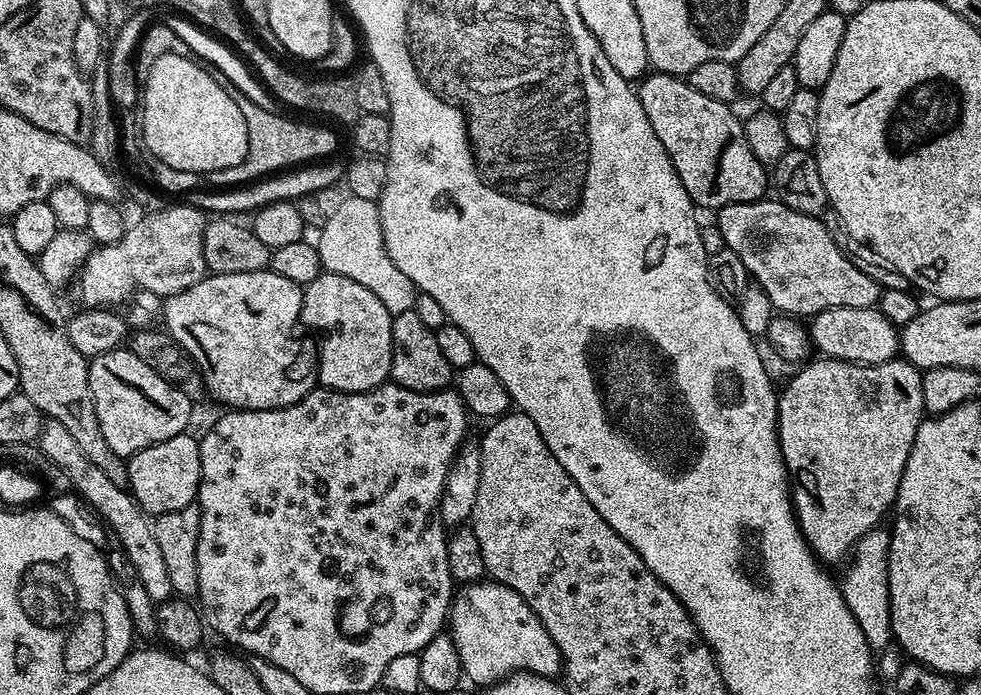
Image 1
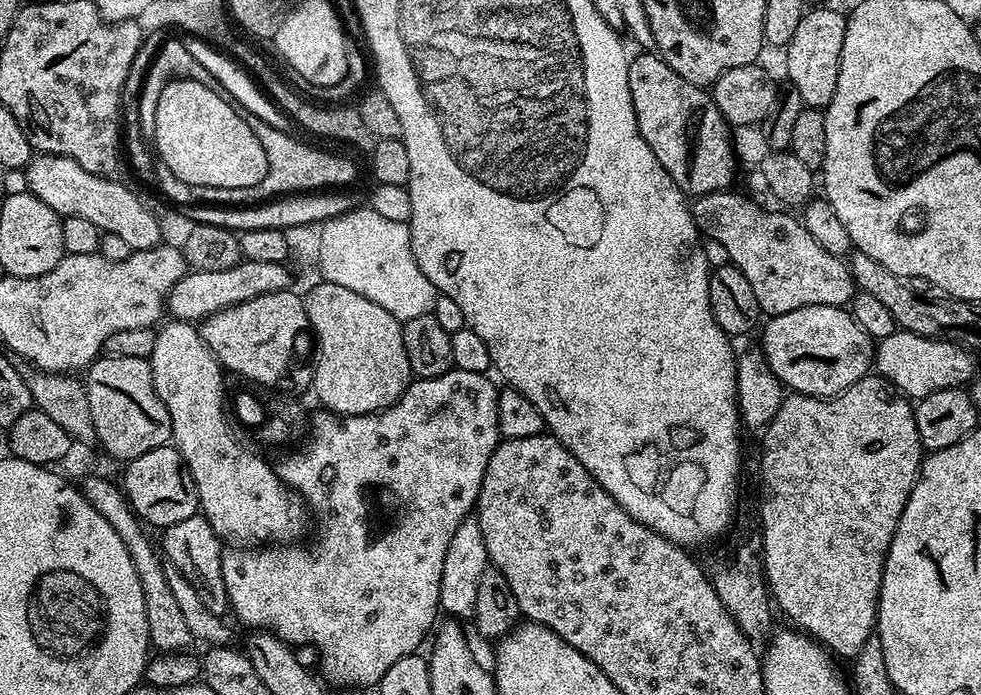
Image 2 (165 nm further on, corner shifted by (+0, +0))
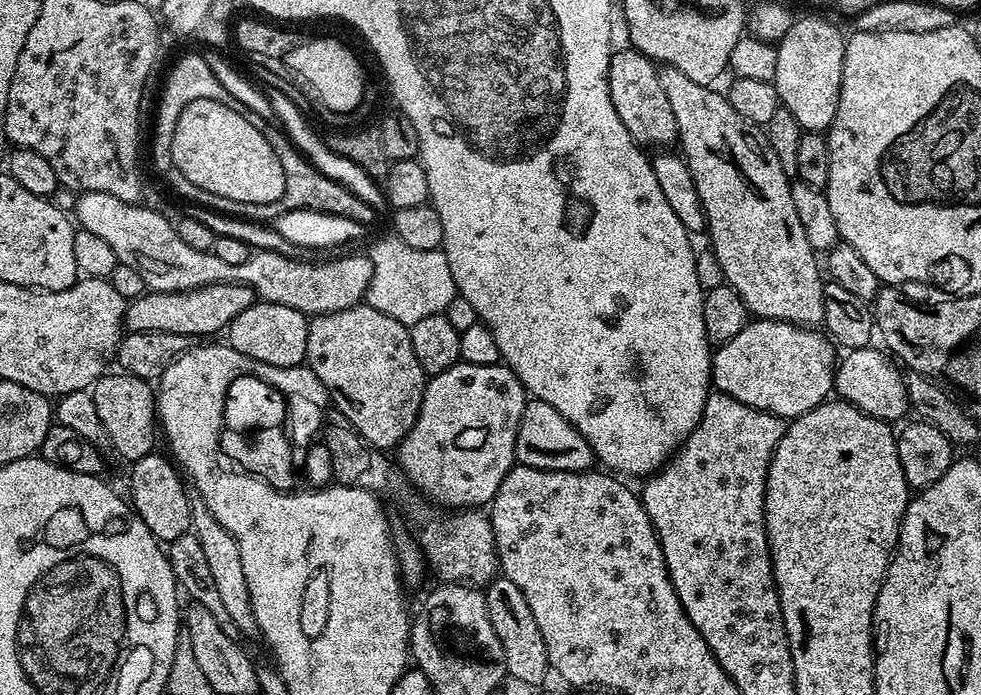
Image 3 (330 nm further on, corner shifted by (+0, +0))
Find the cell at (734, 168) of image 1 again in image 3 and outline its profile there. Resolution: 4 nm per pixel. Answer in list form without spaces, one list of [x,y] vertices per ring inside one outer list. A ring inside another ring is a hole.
[[[631,46],[613,51],[608,67],[608,85],[610,86],[610,102],[614,102],[614,110],[618,110],[618,118],[622,118],[622,126],[630,130],[637,144],[672,144],[677,143],[674,110],[670,110],[670,102],[666,102],[666,94],[662,94],[658,68],[647,56],[637,52]]]

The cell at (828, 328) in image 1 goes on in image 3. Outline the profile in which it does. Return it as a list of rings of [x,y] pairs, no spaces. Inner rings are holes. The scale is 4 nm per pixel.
[[[753,319],[730,342],[719,345],[712,353],[711,387],[717,392],[734,397],[760,412],[795,418],[814,410],[829,399],[836,383],[838,352],[833,341],[823,331],[812,326],[791,324],[785,320]]]

